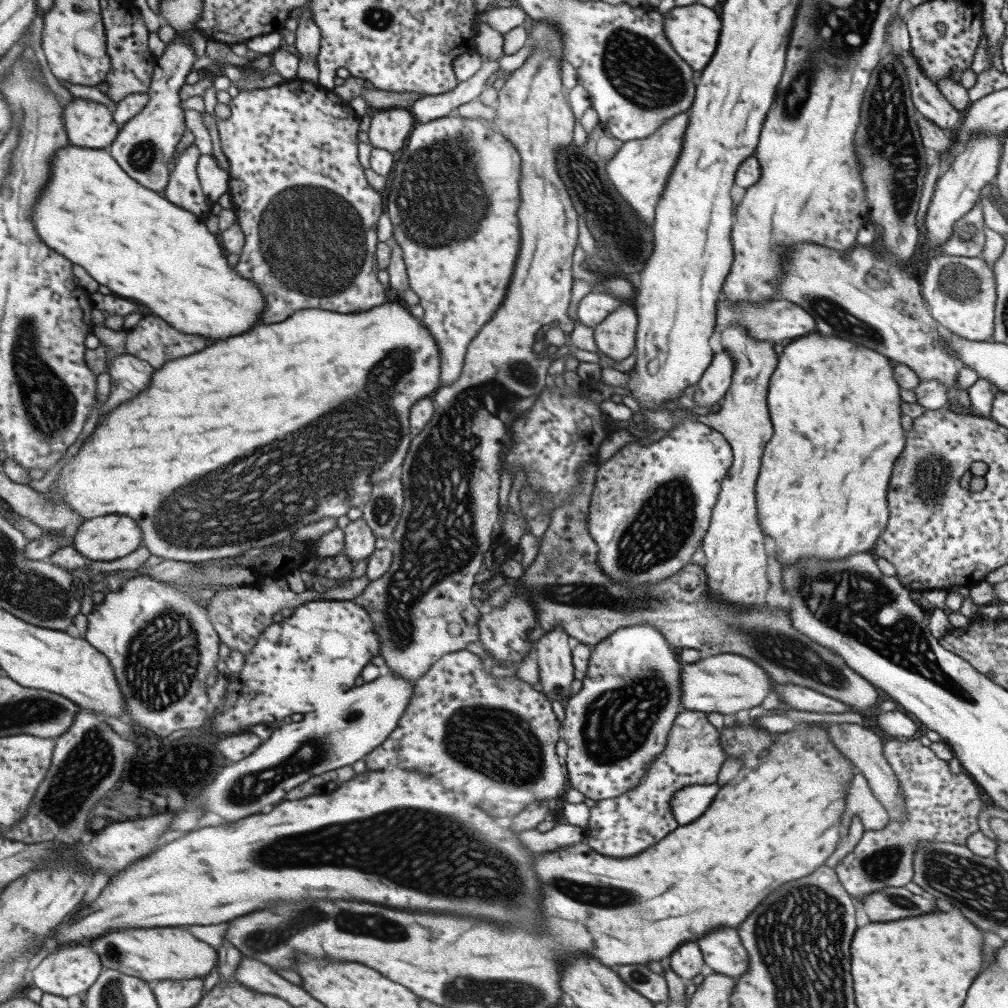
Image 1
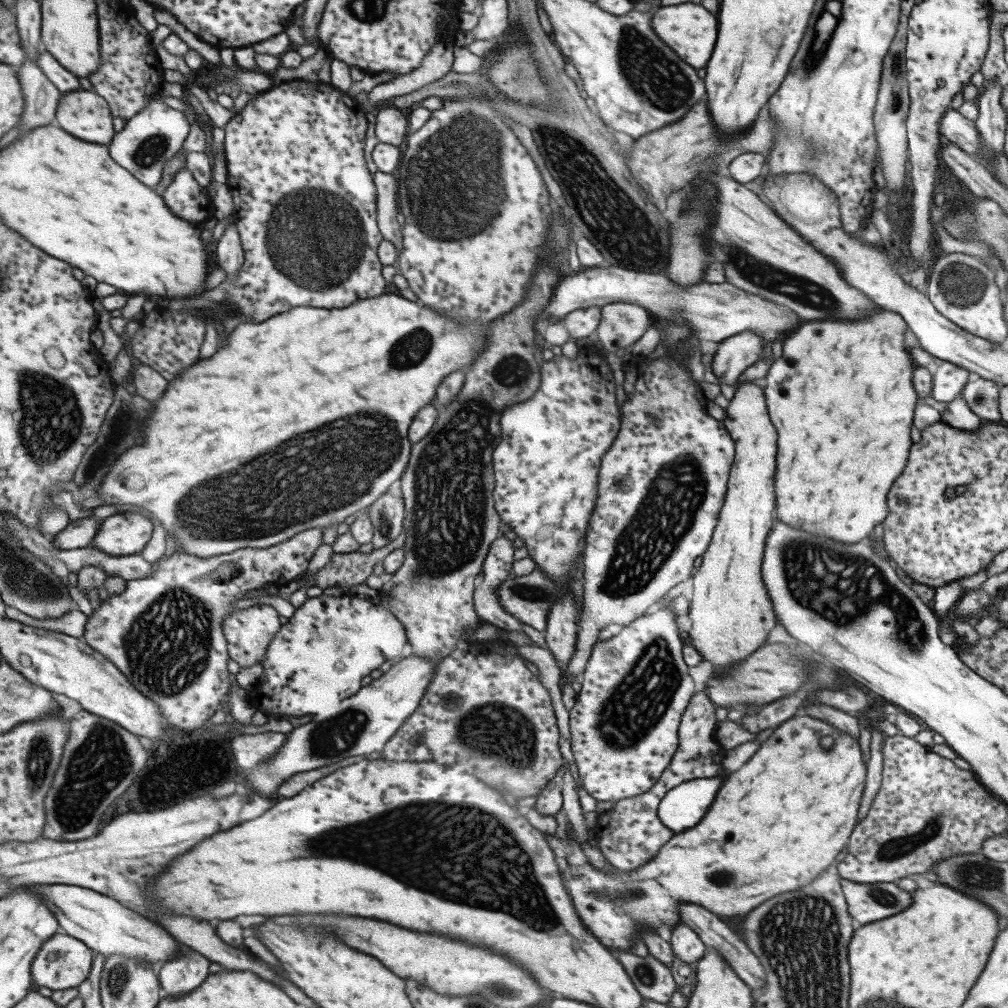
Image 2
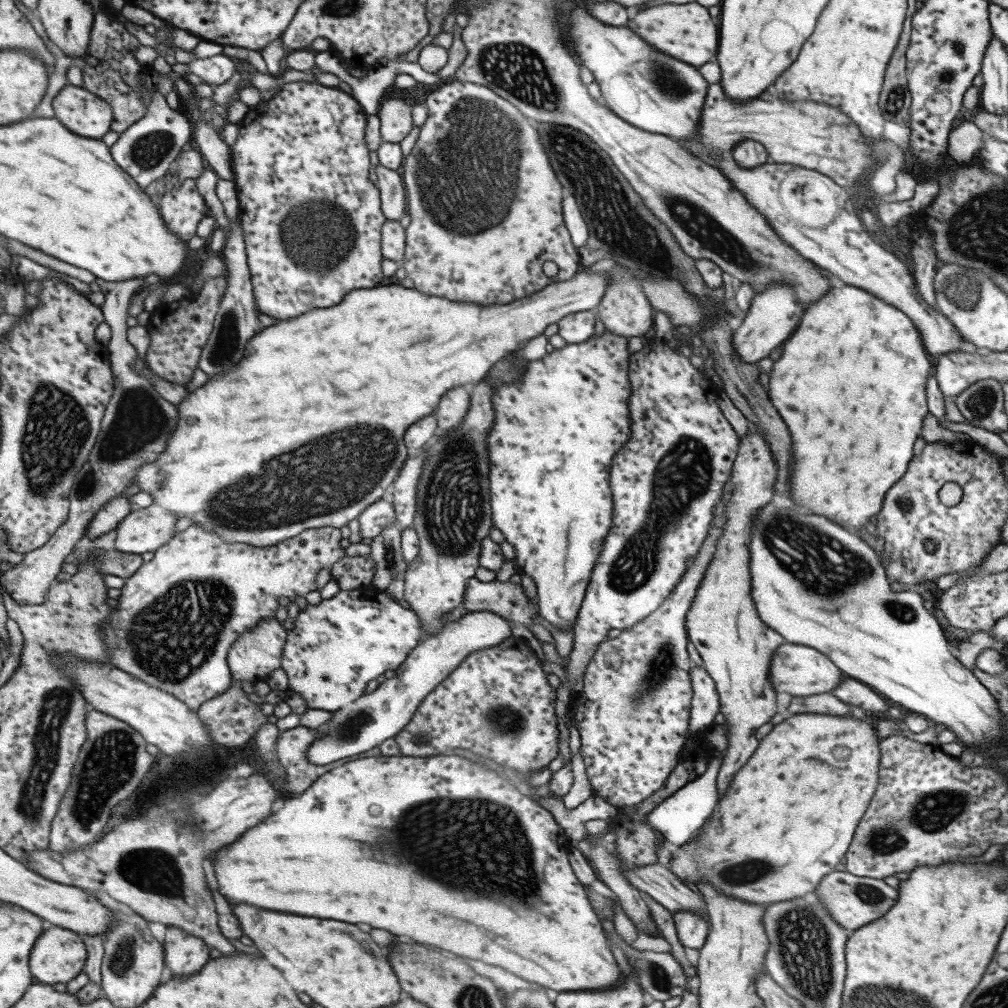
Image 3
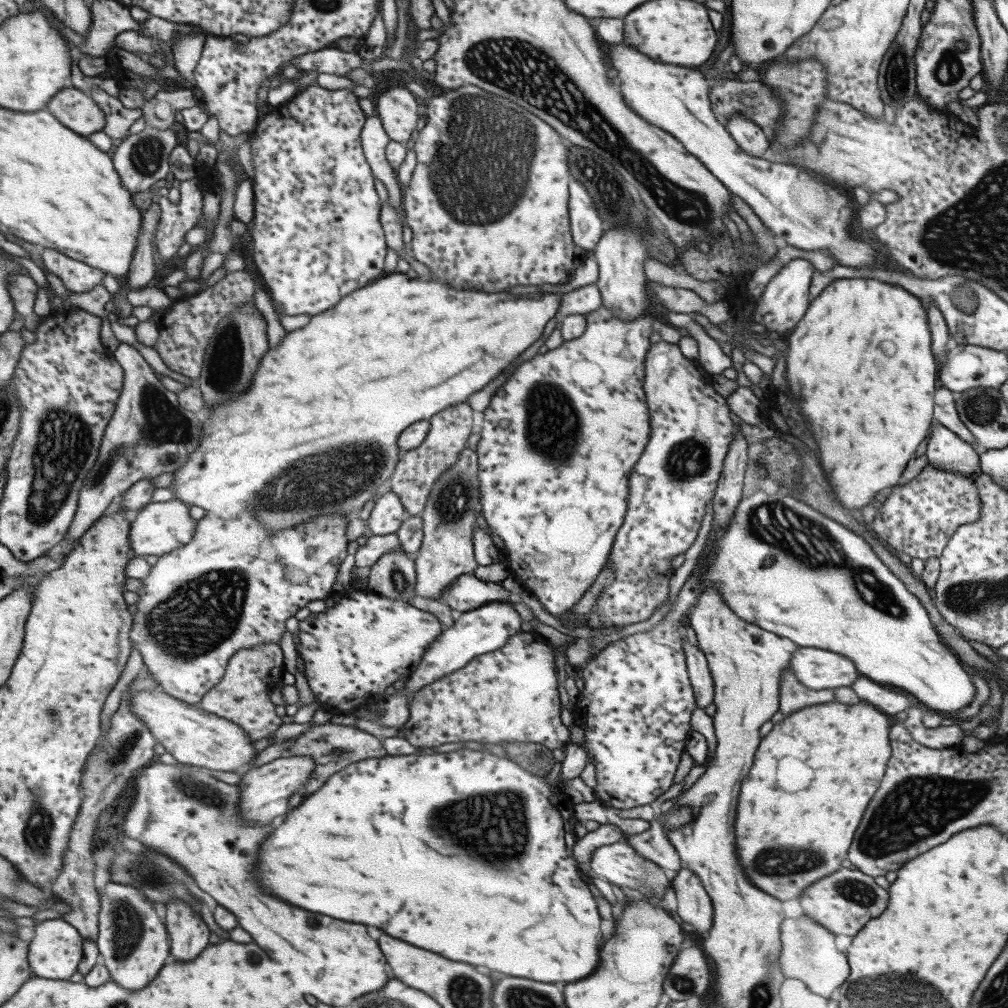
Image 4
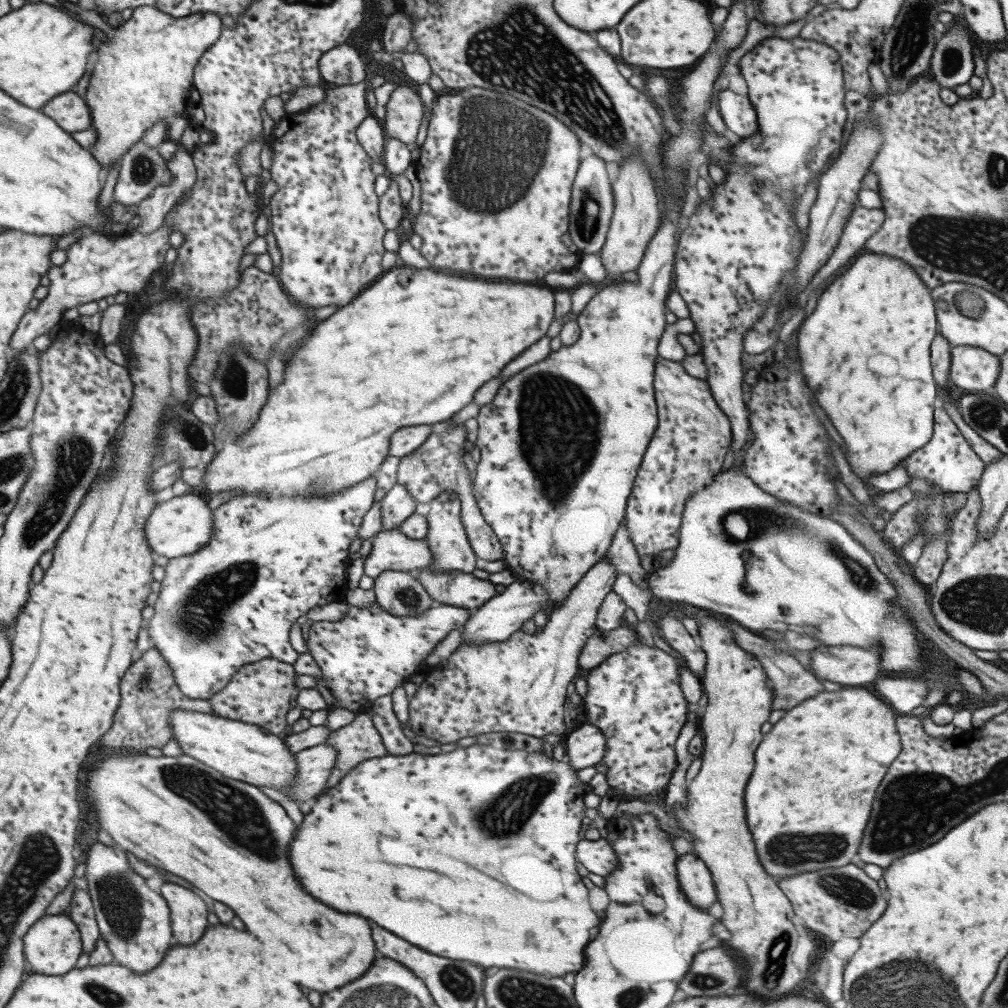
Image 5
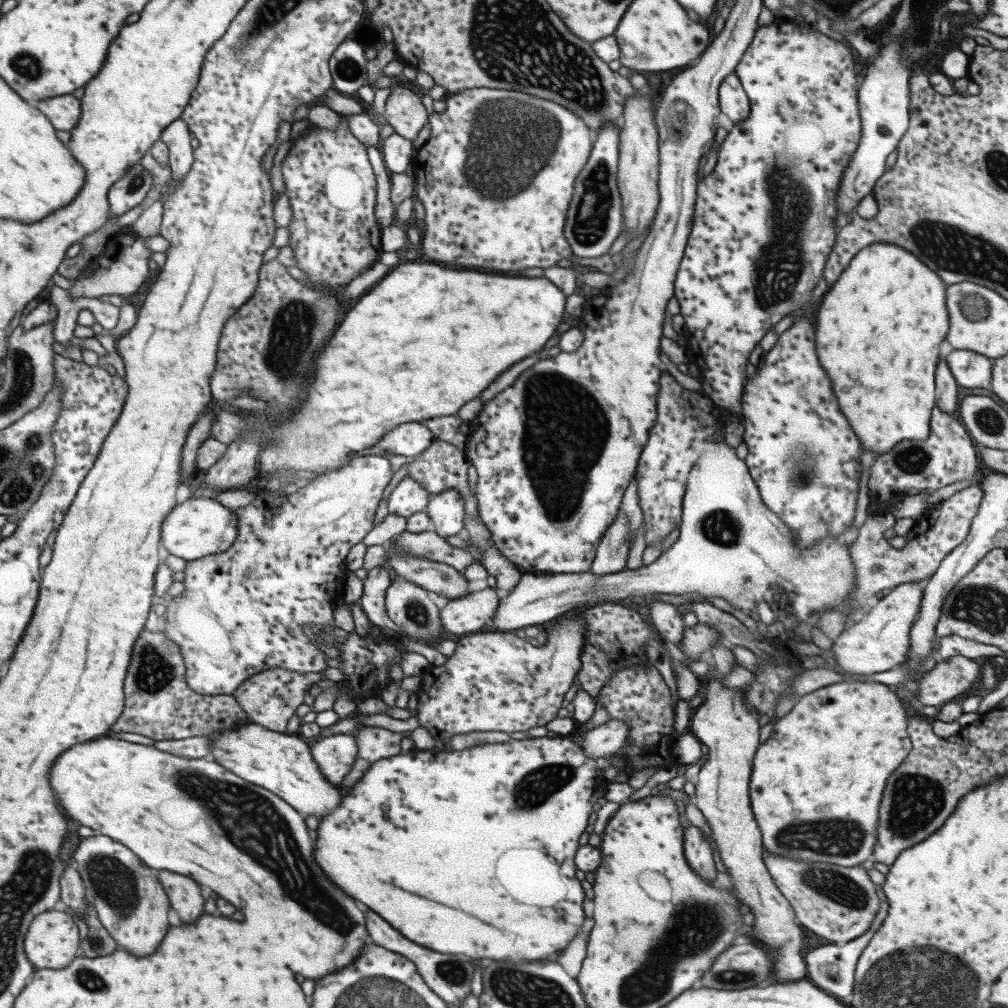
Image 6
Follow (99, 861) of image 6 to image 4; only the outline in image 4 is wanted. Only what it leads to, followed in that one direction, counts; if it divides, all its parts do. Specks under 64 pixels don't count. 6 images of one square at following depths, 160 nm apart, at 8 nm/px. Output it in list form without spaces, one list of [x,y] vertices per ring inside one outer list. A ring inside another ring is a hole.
[[[108,881],[98,894],[100,907],[95,938],[99,958],[112,981],[129,990],[139,990],[155,978],[169,956],[168,934],[155,906],[140,890]]]

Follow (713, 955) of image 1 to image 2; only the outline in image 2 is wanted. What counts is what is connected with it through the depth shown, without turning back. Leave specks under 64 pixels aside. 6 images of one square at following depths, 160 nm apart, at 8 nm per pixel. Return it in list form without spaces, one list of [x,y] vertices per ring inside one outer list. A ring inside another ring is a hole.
[[[690,902],[679,903],[678,913],[680,922],[686,924],[695,932],[706,948],[714,948],[714,951],[723,957],[723,960],[735,971],[736,976],[739,977],[752,992],[762,990],[765,974],[763,974],[761,964],[759,964],[757,958],[753,956],[753,953],[743,940],[725,923],[725,920],[719,920],[719,918],[715,916],[715,913],[711,914],[710,910],[705,910],[701,908],[701,906],[695,906],[695,904],[691,904]]]

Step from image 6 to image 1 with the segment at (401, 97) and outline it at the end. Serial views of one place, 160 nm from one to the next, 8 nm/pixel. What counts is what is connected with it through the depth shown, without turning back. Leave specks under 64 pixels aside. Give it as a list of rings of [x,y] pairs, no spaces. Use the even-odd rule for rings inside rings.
[[[407,109],[381,110],[370,118],[367,138],[372,148],[385,152],[398,151],[415,125]]]

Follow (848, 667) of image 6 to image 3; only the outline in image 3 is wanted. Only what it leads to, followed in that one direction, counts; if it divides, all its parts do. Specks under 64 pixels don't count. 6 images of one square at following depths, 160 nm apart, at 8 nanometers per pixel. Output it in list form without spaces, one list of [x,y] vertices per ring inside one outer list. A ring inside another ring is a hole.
[[[784,642],[775,649],[768,666],[768,679],[773,692],[787,693],[791,697],[807,697],[815,694],[830,693],[841,681],[841,671],[818,650]]]

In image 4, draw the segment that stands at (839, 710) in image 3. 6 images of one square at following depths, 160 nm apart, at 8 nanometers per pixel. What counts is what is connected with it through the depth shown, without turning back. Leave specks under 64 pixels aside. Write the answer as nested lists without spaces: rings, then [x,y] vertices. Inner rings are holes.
[[[786,669],[782,674],[783,678],[779,683],[778,710],[785,716],[806,706],[835,702],[833,690],[803,688],[803,684],[795,678],[791,669]]]

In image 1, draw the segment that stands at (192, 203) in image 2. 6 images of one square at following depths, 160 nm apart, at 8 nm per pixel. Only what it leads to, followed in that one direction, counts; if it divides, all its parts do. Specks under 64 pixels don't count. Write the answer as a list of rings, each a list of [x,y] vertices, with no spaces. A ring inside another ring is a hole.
[[[193,144],[180,155],[175,155],[175,166],[169,172],[162,191],[163,198],[171,205],[190,211],[195,217],[204,218],[210,213],[213,202],[202,193],[196,175],[196,162],[200,155],[197,146]]]

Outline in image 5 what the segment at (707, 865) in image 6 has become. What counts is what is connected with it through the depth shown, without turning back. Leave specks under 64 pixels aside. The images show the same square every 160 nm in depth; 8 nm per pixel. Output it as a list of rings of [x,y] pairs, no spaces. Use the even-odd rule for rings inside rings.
[[[693,853],[679,855],[676,859],[678,885],[693,906],[707,911],[716,900],[716,892],[709,869]]]

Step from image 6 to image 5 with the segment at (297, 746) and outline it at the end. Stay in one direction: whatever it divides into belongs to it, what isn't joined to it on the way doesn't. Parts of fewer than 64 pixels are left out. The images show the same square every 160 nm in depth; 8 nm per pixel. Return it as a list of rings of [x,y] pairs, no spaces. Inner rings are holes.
[[[177,708],[169,713],[169,722],[172,739],[179,743],[182,754],[220,772],[225,778],[278,791],[292,785],[296,753],[292,753],[276,734],[267,733],[254,724]]]

